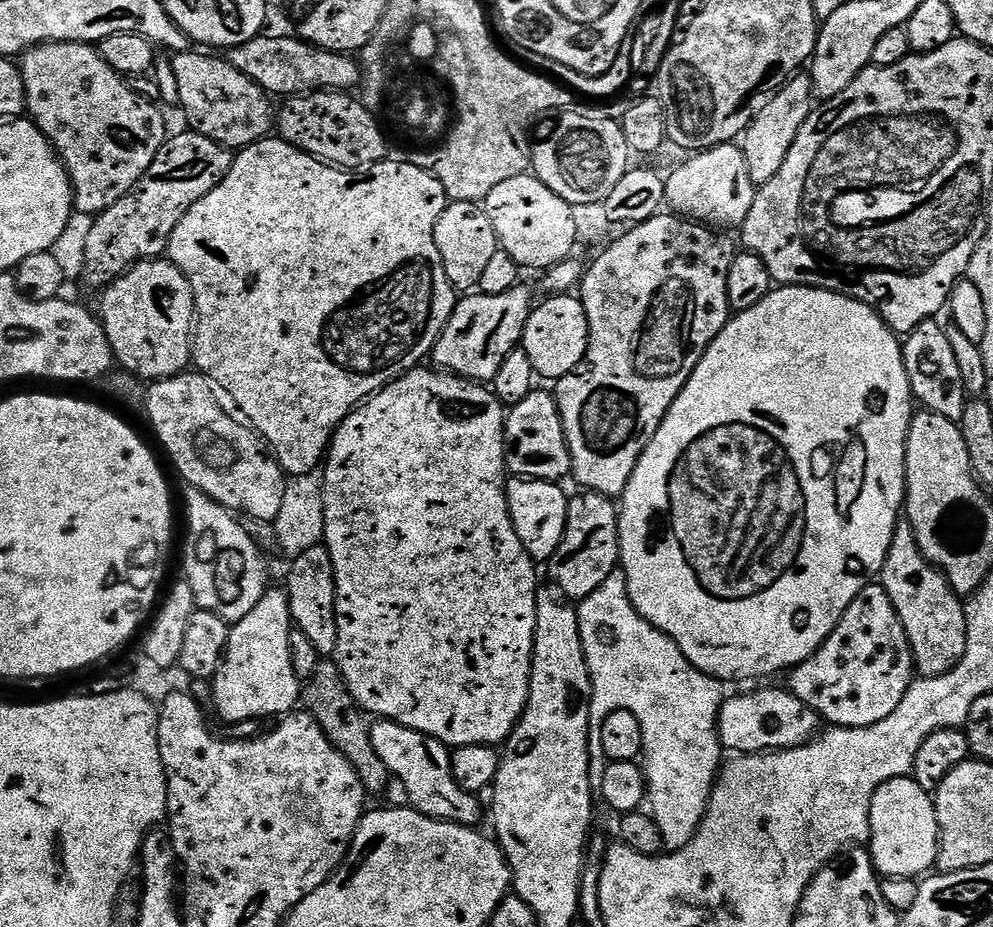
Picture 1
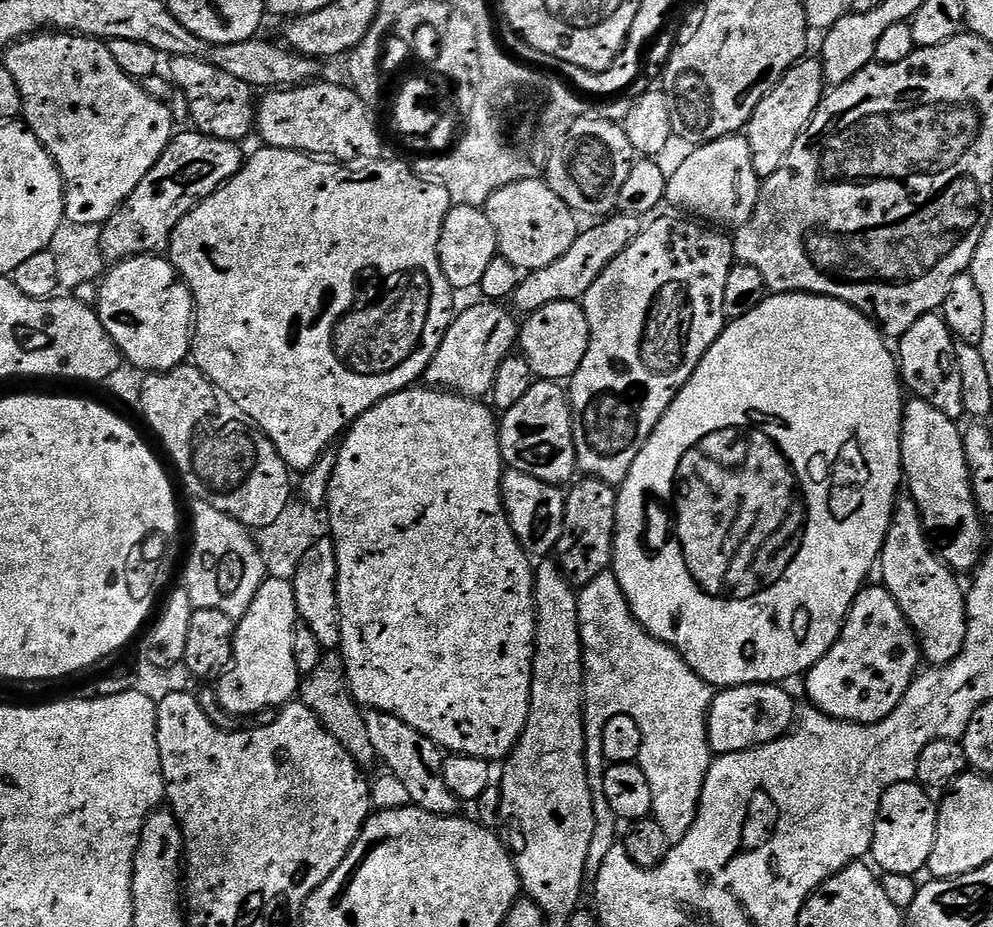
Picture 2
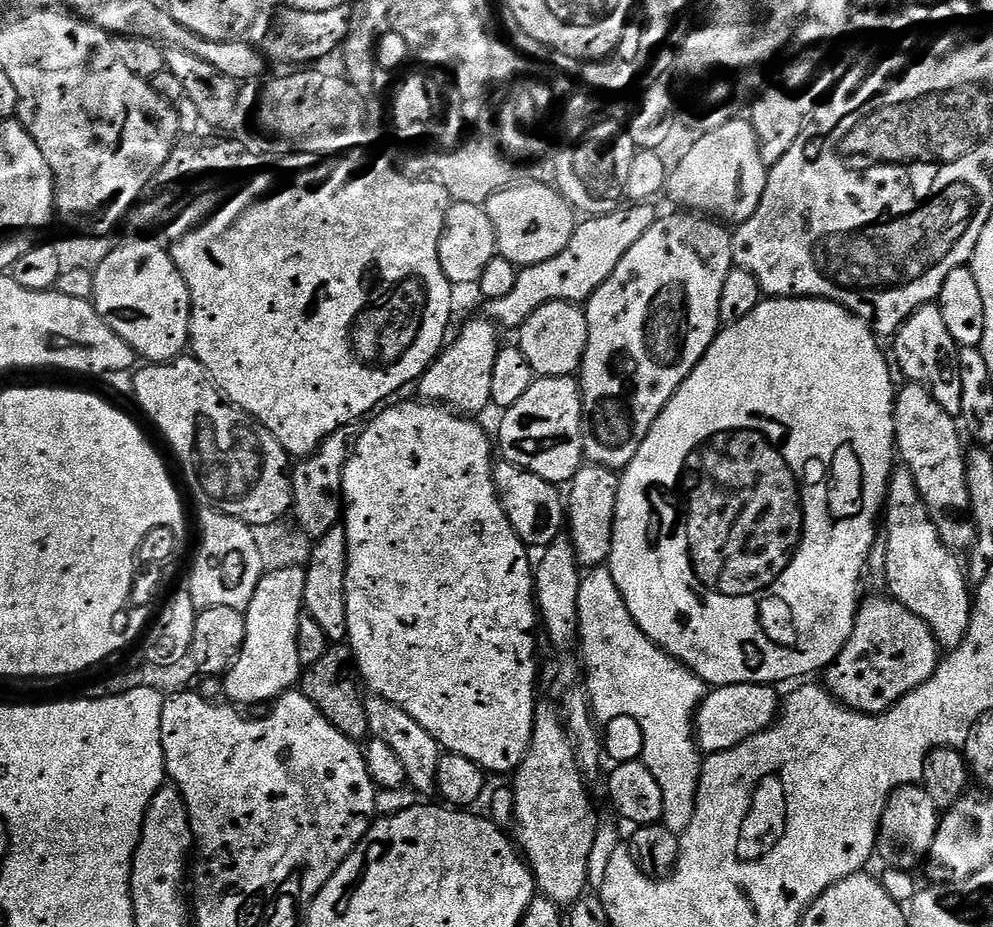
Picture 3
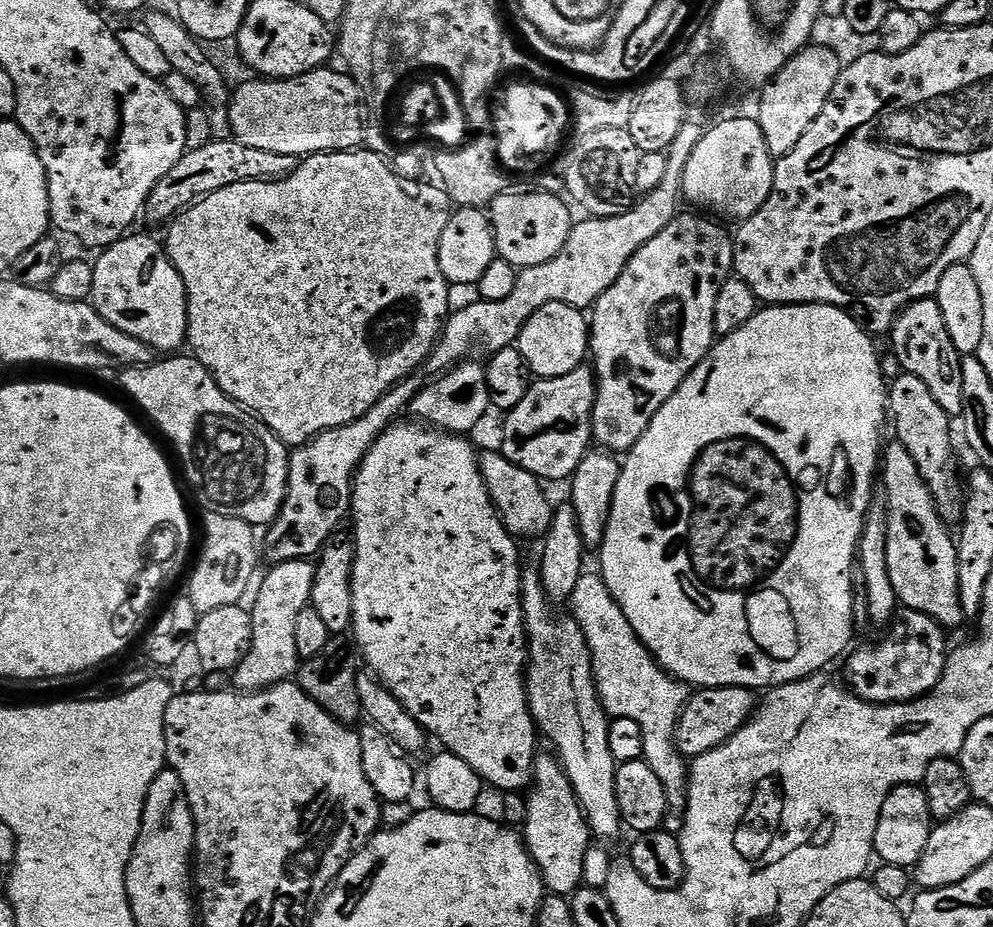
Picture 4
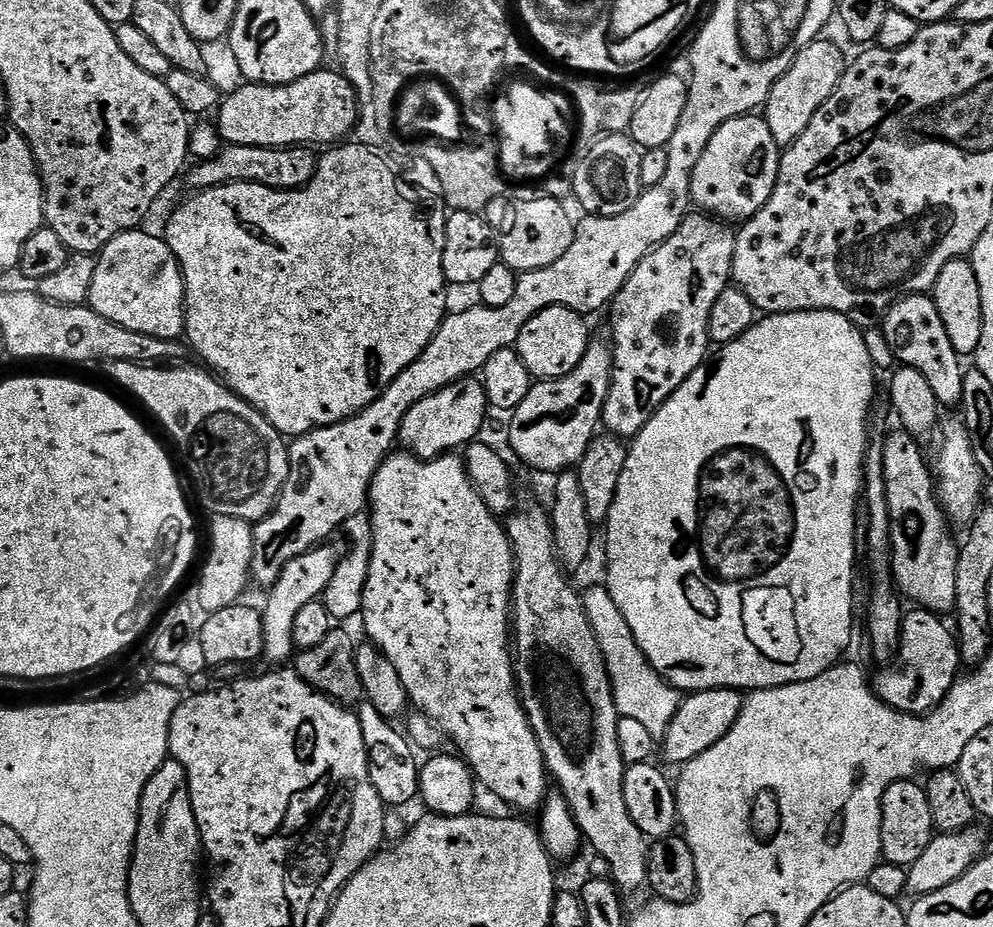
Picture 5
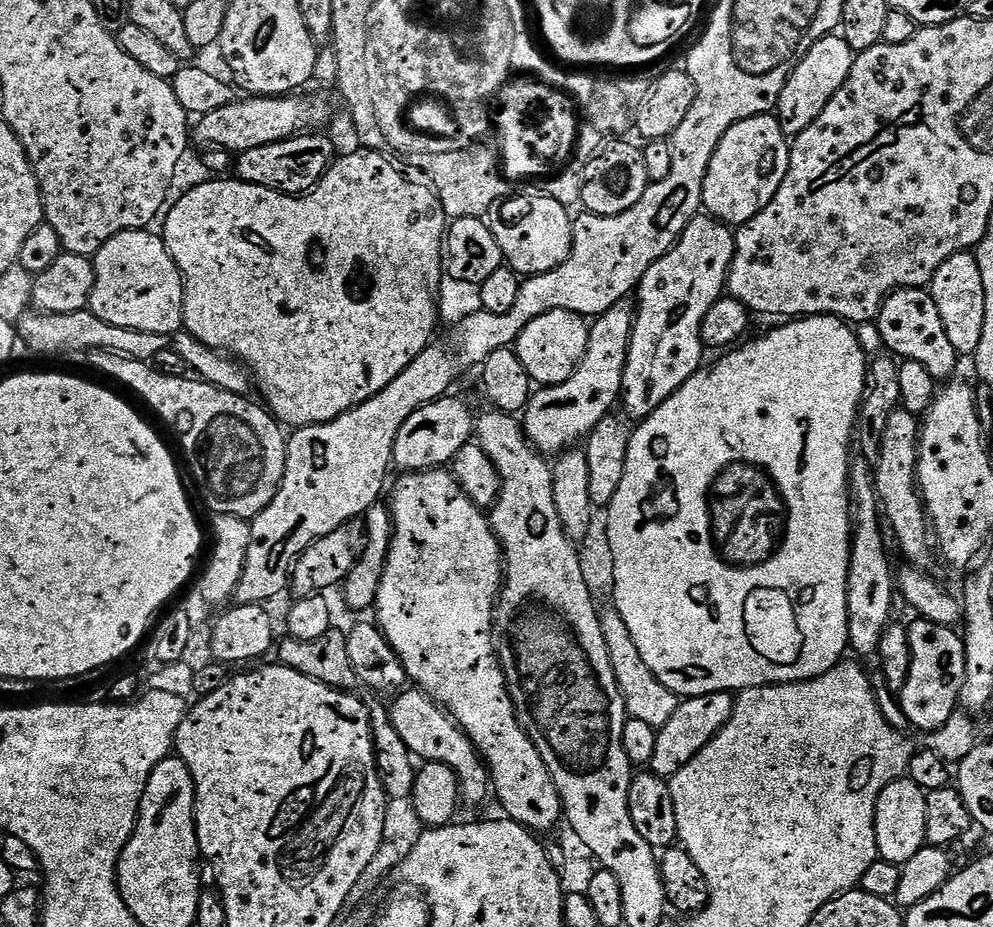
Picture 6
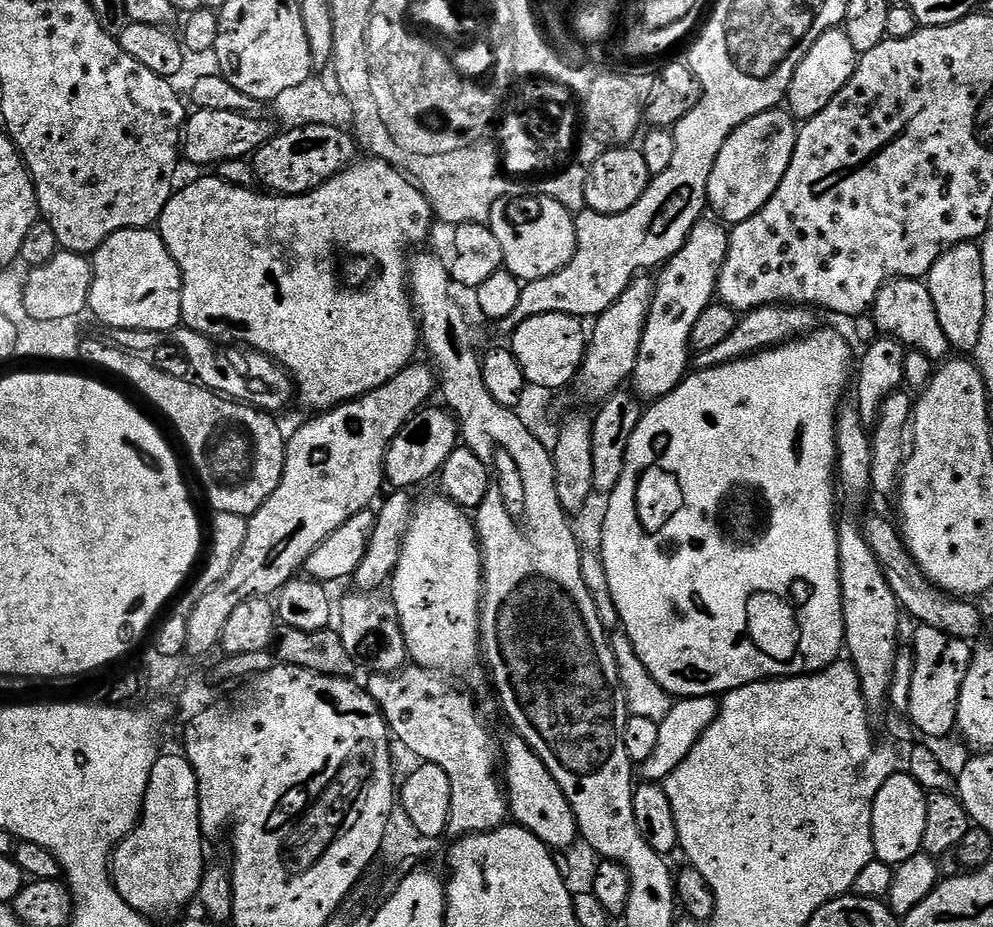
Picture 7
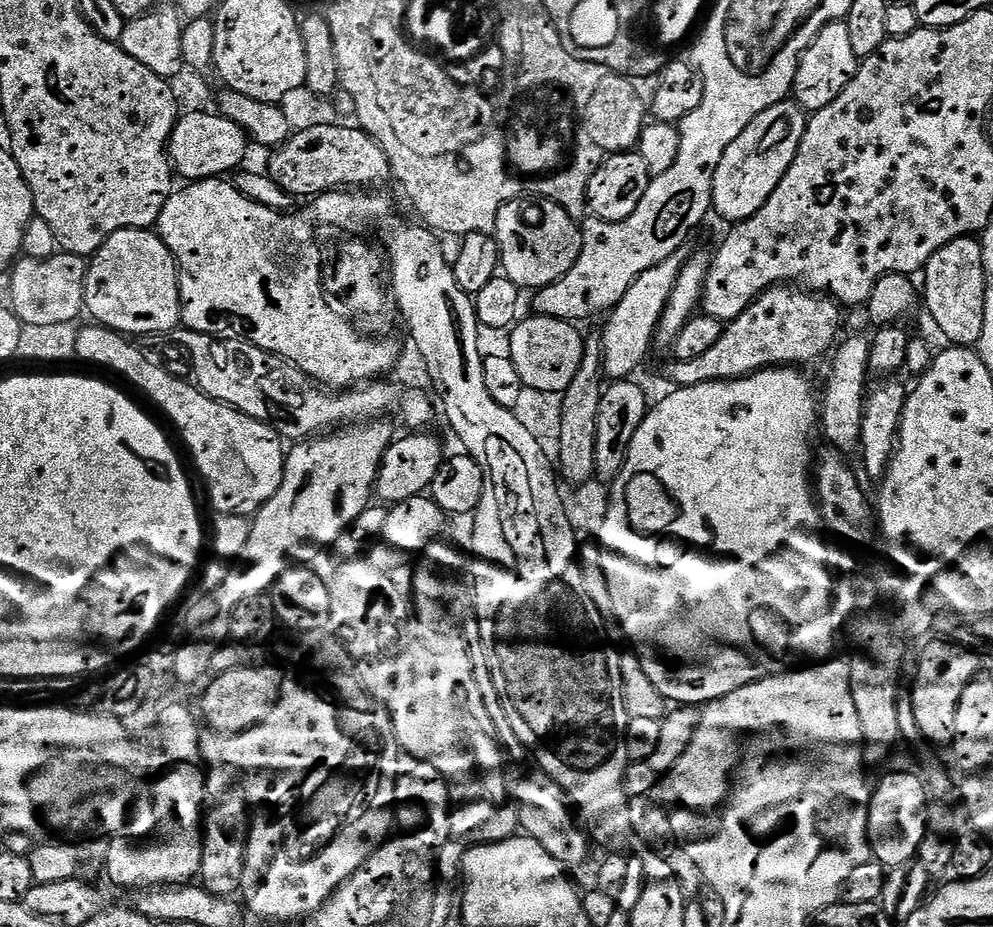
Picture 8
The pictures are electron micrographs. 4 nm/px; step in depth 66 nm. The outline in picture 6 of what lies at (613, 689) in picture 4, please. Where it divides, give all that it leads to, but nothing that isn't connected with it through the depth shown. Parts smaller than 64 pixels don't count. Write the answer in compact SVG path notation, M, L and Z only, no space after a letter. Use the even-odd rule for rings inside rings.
M608 606L600 612L602 638L606 638L606 650L610 650L610 666L614 666L614 678L618 678L620 693L624 699L624 711L629 717L638 722L646 722L659 730L670 722L676 707L680 705L681 697L671 692L642 662L642 654L638 654L638 646L634 646L634 638L630 638L630 630L626 622L622 622L622 614L618 614L615 607Z

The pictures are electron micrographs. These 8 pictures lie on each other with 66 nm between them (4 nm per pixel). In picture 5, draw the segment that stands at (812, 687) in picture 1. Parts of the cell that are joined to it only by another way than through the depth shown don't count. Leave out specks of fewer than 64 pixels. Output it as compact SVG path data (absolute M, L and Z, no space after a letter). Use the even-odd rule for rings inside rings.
M917 607L912 611L904 617L900 655L879 669L876 680L874 676L874 691L883 704L900 712L909 712L911 716L922 716L934 711L955 686L962 672L962 661L953 629L949 625L948 629L937 613L926 608Z

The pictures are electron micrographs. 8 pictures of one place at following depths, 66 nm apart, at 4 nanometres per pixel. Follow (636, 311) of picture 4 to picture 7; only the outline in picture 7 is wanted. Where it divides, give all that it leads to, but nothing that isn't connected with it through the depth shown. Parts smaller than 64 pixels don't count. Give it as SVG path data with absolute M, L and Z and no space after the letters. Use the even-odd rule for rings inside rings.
M701 218L693 226L682 250L669 258L667 264L659 269L660 277L655 277L650 314L646 318L638 362L630 377L631 387L641 401L661 400L680 385L689 371L690 330L694 330L694 322L698 322L702 310L713 303L716 280L728 256L729 229L719 219L708 219Z

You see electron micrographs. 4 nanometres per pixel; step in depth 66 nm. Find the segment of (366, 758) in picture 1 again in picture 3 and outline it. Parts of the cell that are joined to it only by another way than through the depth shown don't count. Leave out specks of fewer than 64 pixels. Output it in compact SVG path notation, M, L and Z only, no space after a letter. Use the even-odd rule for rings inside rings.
M333 643L326 650L326 654L322 654L322 658L318 658L318 662L307 665L298 681L298 688L306 698L310 698L310 702L314 702L314 706L318 706L318 710L324 715L326 722L330 722L330 726L342 730L342 734L346 734L346 738L360 742L364 740L363 736L369 735L368 719L364 709L365 697L360 696L362 688L358 683L358 673L354 667L352 650L347 643Z

